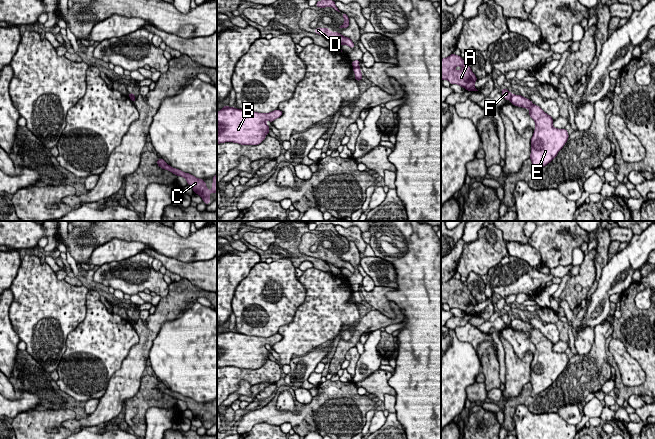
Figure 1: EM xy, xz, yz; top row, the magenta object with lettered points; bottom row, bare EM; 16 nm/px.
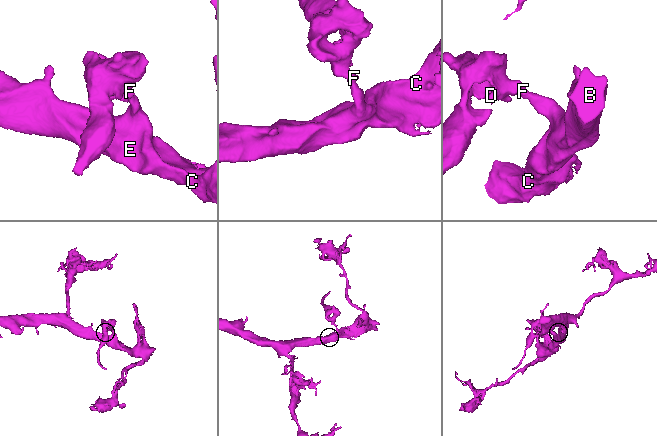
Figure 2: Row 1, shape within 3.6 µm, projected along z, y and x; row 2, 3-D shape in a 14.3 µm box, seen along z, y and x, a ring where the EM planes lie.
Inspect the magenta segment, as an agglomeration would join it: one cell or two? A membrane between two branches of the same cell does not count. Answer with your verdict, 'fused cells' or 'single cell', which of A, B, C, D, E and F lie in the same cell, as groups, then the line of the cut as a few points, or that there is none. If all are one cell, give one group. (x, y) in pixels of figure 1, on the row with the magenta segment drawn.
fused cells; A D F / B C E; cut in yz along (512, 94), (510, 100)

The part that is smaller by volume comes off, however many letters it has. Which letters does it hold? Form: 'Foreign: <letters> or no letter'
Foreign: A, D, F

